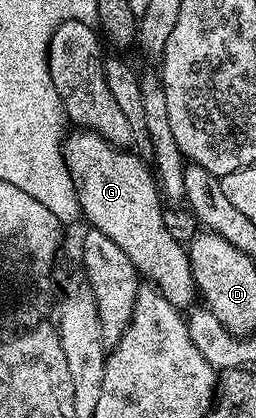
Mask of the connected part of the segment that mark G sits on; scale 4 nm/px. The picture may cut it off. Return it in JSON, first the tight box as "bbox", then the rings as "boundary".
{"bbox":[64,129,199,309],"boundary":[[[73,129],[66,134],[64,152],[66,167],[70,171],[81,206],[81,215],[84,221],[86,219],[89,222],[88,226],[99,233],[107,233],[107,237],[111,237],[111,241],[115,241],[115,245],[119,245],[119,249],[123,249],[123,253],[131,257],[131,265],[135,265],[138,276],[145,278],[146,275],[149,278],[146,280],[151,281],[152,286],[158,287],[161,295],[171,301],[171,305],[179,309],[192,308],[199,292],[191,273],[189,253],[183,243],[169,232],[169,227],[161,216],[163,199],[150,164],[132,150],[114,147],[102,135],[84,129]]]}

